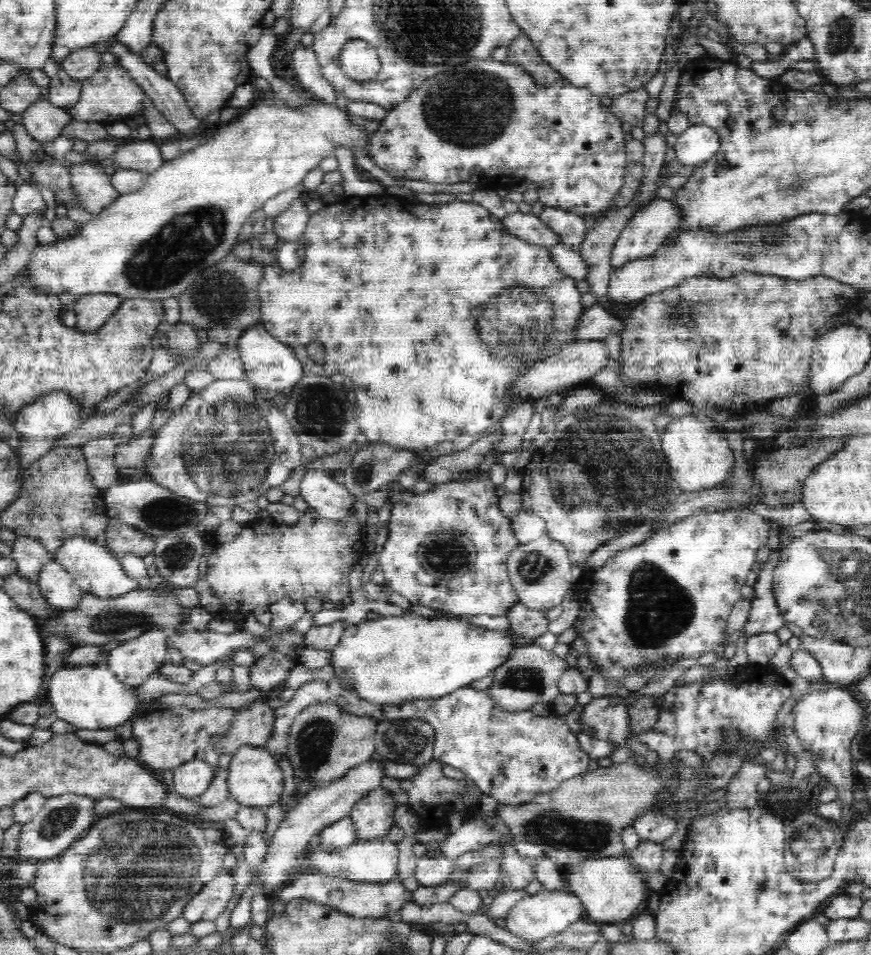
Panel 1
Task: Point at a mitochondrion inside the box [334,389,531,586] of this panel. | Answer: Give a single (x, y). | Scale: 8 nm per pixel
(447, 554)

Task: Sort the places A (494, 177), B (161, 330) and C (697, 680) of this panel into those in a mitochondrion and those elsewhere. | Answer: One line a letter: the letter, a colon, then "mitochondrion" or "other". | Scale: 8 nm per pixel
A: other
B: other
C: other

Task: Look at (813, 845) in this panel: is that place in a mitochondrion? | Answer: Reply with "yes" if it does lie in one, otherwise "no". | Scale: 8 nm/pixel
yes

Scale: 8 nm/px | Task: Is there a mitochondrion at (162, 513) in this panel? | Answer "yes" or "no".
yes

